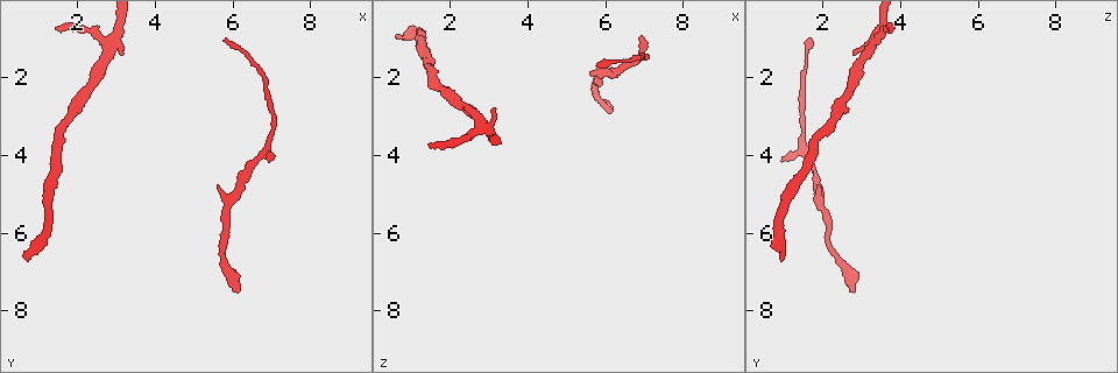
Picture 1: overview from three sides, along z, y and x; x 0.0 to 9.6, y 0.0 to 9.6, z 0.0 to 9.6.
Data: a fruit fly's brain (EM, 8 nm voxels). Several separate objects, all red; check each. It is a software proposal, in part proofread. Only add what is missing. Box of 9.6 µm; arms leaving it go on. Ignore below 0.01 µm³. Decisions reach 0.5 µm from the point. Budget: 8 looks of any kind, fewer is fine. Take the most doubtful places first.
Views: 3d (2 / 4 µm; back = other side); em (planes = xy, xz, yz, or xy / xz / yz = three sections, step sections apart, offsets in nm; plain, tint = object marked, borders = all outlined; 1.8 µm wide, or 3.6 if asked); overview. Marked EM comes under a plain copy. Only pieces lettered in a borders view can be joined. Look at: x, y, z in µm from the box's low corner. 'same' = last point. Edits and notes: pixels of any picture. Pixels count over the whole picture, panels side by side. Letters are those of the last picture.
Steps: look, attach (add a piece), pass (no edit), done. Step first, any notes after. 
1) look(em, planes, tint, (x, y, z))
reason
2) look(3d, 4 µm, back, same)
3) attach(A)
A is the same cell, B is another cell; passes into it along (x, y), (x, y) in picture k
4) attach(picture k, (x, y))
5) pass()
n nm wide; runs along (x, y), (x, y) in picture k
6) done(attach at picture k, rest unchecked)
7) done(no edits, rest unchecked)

look(3d, 2 µm, (0.55, 6.55, 0.95))
free end

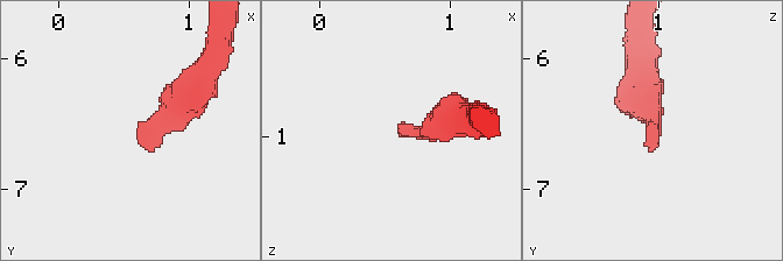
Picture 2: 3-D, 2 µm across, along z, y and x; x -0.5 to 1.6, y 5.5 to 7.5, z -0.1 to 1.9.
look(em, xy, step 4, tint, (0.60, 6.60, 0.98))

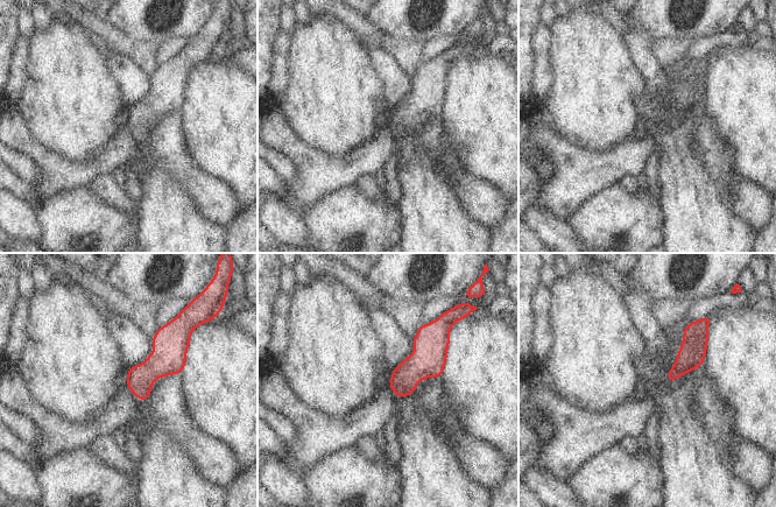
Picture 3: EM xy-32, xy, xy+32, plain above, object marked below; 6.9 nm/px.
look(em, xy, step 4, borders, same)
what lies round it

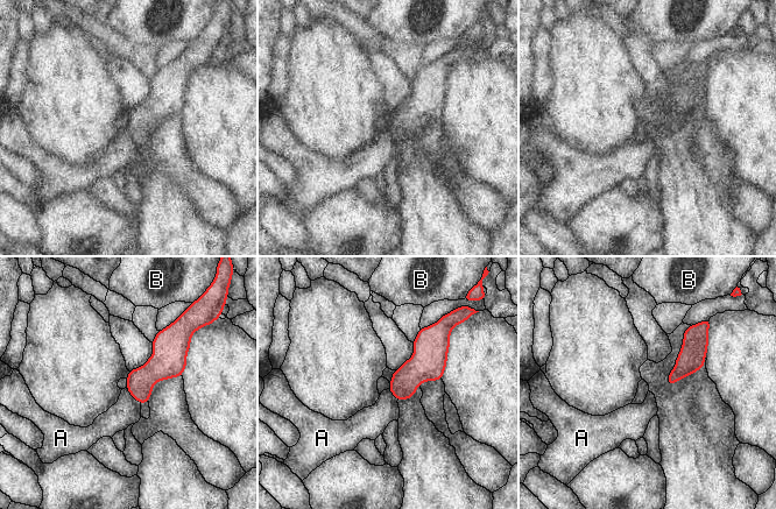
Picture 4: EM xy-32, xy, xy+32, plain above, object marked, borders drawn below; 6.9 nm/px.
attach(A)
A is the same cell, B is another cell; passes into it along (140, 382), (132, 395), (126, 411) in picture 4; the neuron continues

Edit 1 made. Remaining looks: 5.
look(overview)
redraw

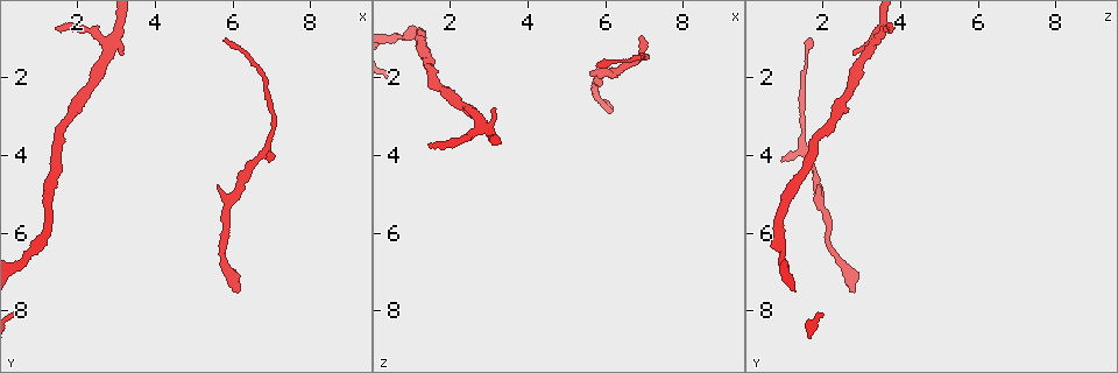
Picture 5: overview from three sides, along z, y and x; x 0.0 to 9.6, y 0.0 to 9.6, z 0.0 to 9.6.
look(3d, 4 µm, back, (6.20, 7.50, 2.80))
free end

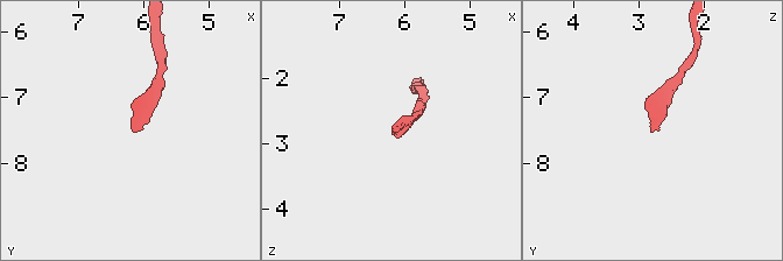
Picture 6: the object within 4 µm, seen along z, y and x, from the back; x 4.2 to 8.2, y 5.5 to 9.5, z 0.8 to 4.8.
look(em, xz, step 4, tint, (6.20, 7.50, 2.80))
shape alone is not enough

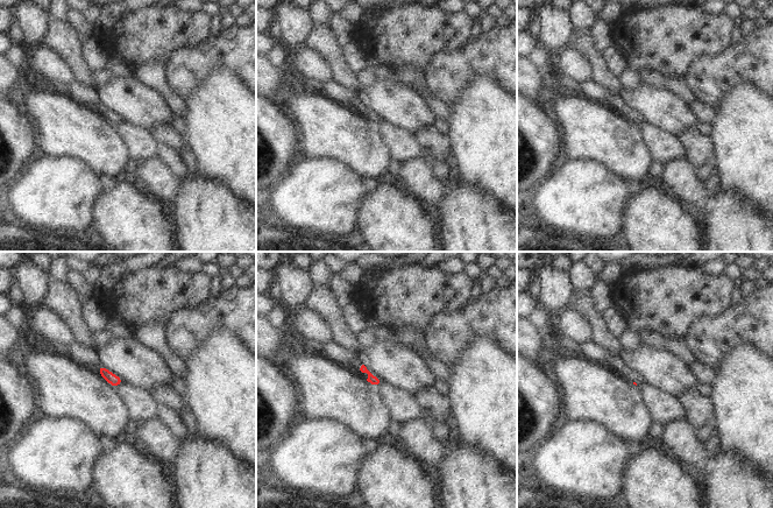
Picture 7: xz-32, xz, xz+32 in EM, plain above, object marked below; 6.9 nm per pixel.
look(em, xz, step 4, borders, same)
what lies round it

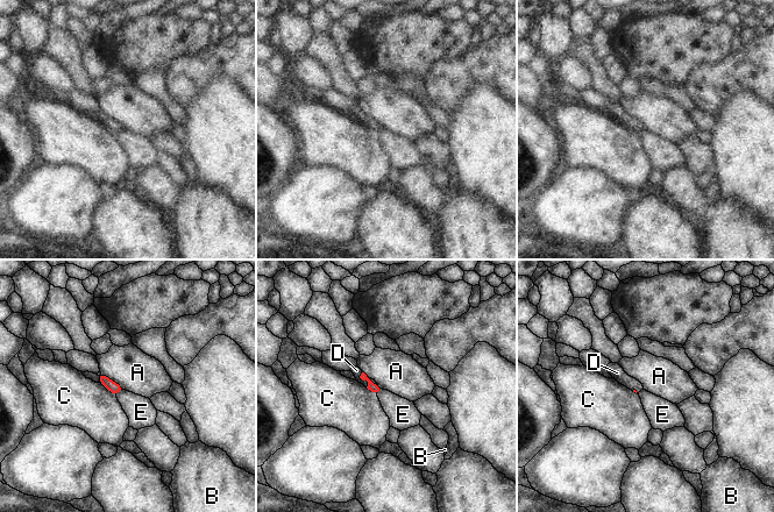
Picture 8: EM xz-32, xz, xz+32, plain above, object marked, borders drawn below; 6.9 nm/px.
attach(D)
D is the same cell, A, B, C and E are other cells; passes into it along (373, 388), (363, 379), (356, 370) in picture 8; the neuron continues

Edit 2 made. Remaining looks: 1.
done(attach at picture 4, attach at picture 8, rest unchecked)

